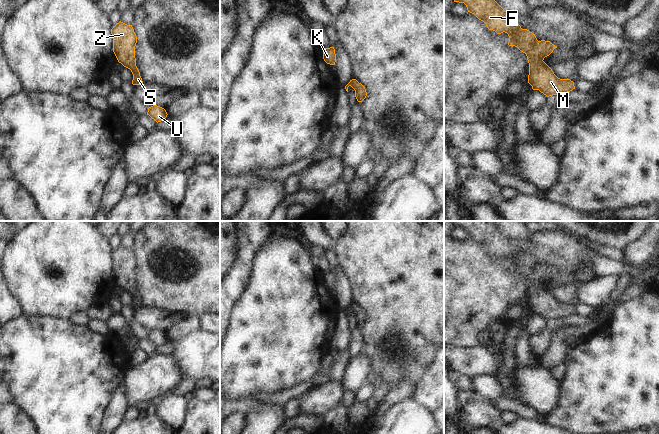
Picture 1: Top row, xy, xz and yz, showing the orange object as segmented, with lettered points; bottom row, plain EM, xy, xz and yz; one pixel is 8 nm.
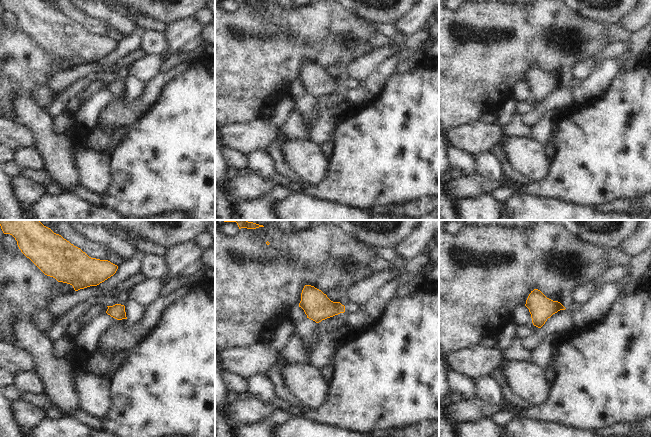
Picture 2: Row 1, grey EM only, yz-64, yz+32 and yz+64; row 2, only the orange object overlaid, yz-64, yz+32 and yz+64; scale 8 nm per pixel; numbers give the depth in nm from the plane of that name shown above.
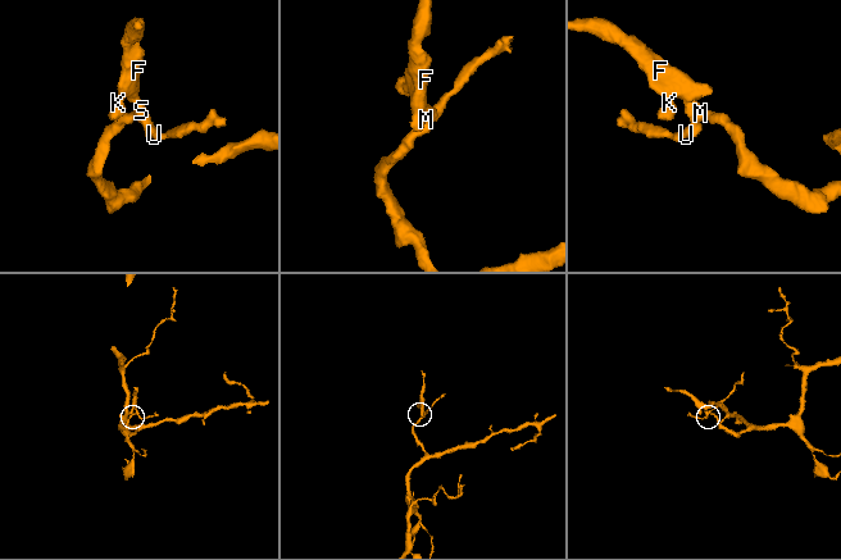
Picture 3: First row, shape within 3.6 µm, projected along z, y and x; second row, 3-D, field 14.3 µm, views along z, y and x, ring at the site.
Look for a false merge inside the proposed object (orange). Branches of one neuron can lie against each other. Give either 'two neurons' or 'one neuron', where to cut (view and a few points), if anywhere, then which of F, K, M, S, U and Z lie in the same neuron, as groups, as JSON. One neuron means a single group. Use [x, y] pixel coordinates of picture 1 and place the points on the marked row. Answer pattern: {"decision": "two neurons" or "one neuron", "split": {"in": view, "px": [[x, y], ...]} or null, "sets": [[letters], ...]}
{"decision": "one neuron", "split": null, "sets": [["F", "K", "M", "S", "U", "Z"]]}

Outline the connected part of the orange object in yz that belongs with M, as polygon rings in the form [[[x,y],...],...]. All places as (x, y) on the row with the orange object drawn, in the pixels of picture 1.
[[[454,0],[454,2],[464,3],[468,12],[474,14],[479,20],[483,21],[489,30],[495,31],[497,34],[503,32],[509,36],[509,46],[517,47],[521,52],[525,53],[529,63],[528,83],[533,90],[539,90],[547,97],[557,94],[563,94],[575,89],[574,82],[570,79],[558,78],[552,69],[543,61],[549,56],[557,46],[550,41],[538,41],[535,34],[527,29],[522,29],[516,22],[515,18],[507,13],[495,0]]]

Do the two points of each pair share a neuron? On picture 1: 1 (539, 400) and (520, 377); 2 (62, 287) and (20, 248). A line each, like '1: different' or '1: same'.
1: same
2: same

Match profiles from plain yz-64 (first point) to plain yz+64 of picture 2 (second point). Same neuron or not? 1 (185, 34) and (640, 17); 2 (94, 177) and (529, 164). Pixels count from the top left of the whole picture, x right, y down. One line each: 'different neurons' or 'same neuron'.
1: same neuron
2: same neuron

